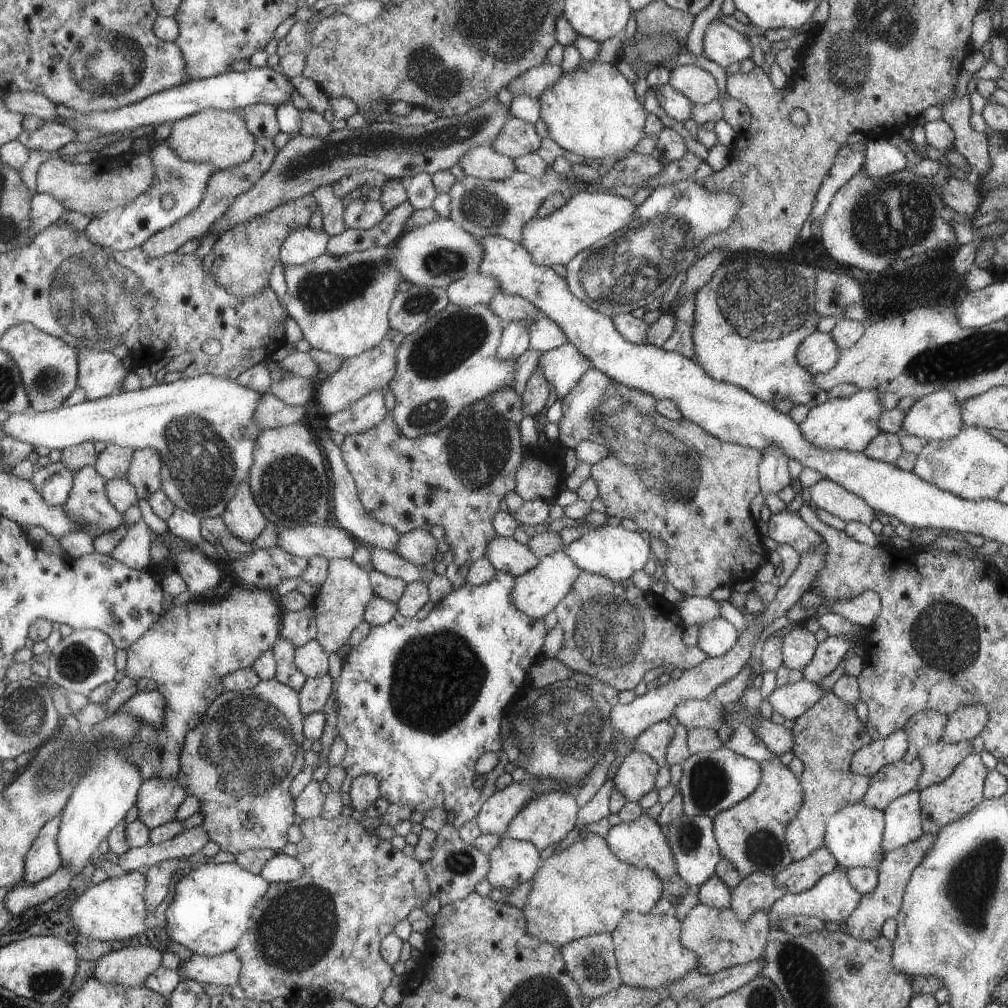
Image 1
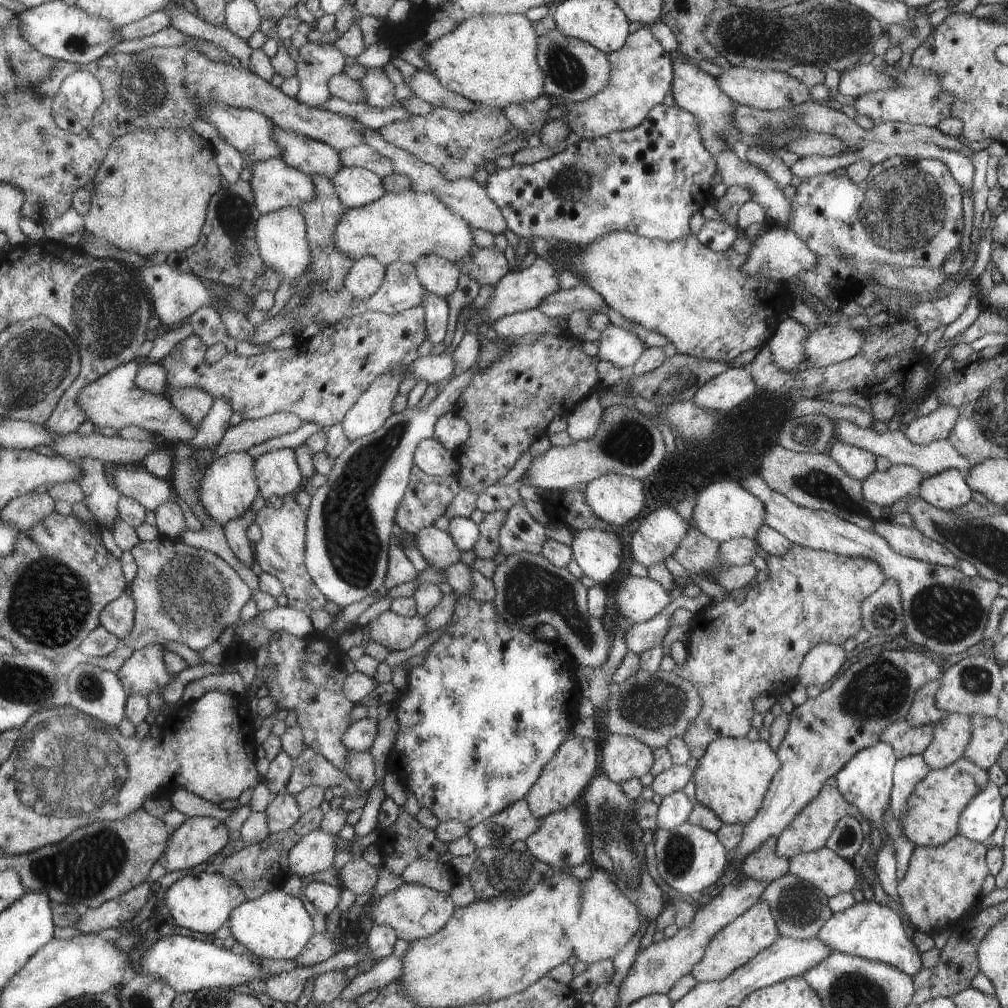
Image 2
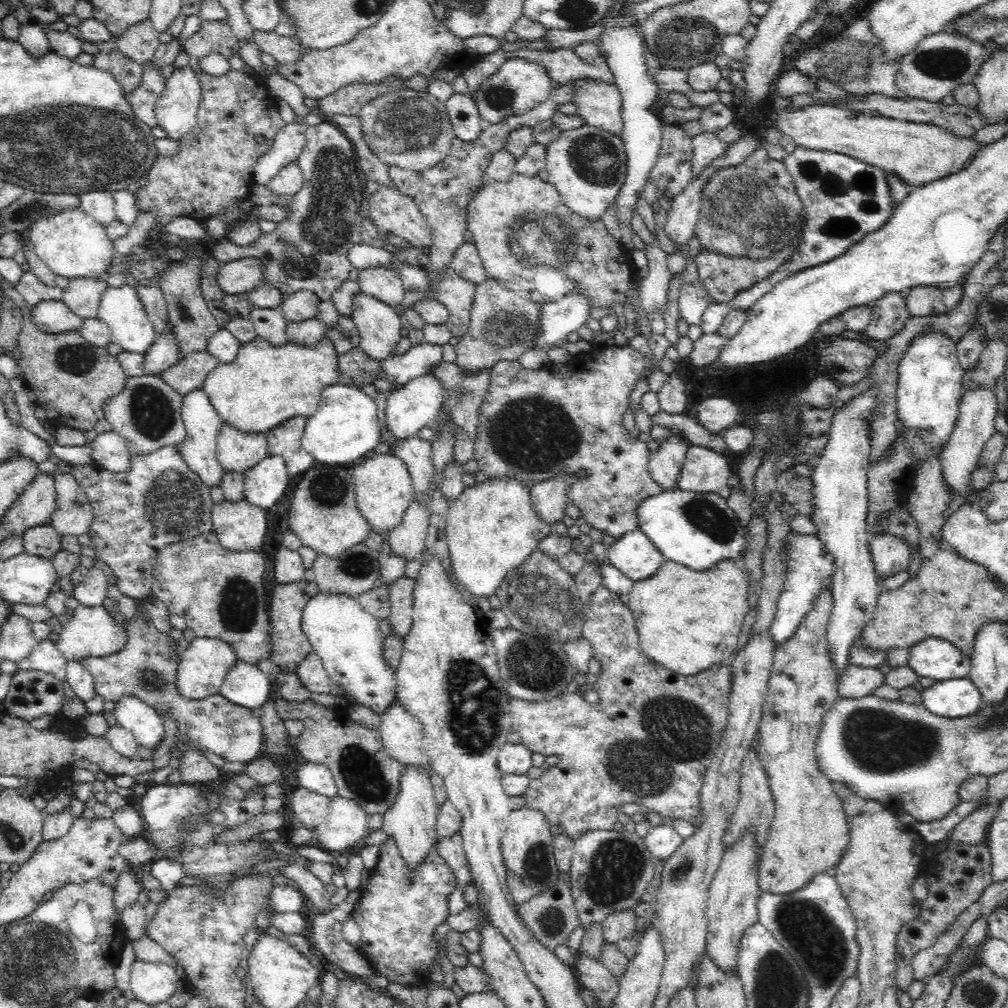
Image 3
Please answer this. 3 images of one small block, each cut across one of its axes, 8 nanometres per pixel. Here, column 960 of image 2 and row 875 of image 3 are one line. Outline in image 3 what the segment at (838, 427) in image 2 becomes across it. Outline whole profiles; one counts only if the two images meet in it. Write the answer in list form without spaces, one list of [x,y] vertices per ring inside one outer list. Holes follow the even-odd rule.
[[[460,832],[443,838],[437,844],[439,856],[458,879],[458,887],[466,887],[471,881],[470,867],[463,849],[463,836]]]

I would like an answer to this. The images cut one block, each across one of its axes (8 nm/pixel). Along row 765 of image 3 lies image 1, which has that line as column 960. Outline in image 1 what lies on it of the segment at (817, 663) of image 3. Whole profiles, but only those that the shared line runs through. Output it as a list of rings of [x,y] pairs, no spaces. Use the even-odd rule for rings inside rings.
[[[973,753],[965,757],[943,781],[923,788],[919,792],[920,812],[923,816],[923,832],[937,834],[949,822],[956,821],[970,810],[975,809],[985,799],[983,788],[987,776],[987,768],[979,760],[979,754]]]

